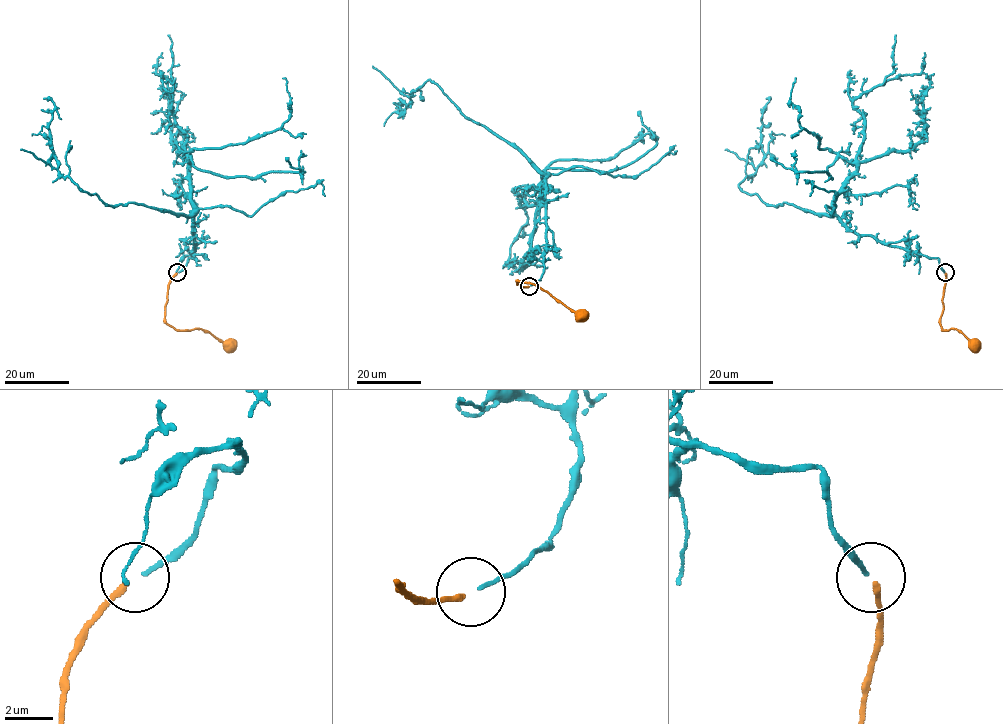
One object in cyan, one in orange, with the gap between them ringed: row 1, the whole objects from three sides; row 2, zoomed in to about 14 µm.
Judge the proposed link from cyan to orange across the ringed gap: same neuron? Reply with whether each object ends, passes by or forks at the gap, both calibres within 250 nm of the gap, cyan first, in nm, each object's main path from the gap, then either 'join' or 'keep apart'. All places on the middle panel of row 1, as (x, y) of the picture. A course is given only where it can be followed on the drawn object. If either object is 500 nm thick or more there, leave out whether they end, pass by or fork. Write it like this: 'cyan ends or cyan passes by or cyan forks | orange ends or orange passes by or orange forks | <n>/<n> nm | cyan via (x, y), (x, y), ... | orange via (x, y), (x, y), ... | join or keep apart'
cyan ends | orange ends | 160/260 nm | cyan via (530, 286), (543, 273), (545, 176), (429, 79), (401, 103), (406, 108), (396, 107) | orange via (528, 286), (517, 284), (518, 281), (537, 285), (581, 315) | join

